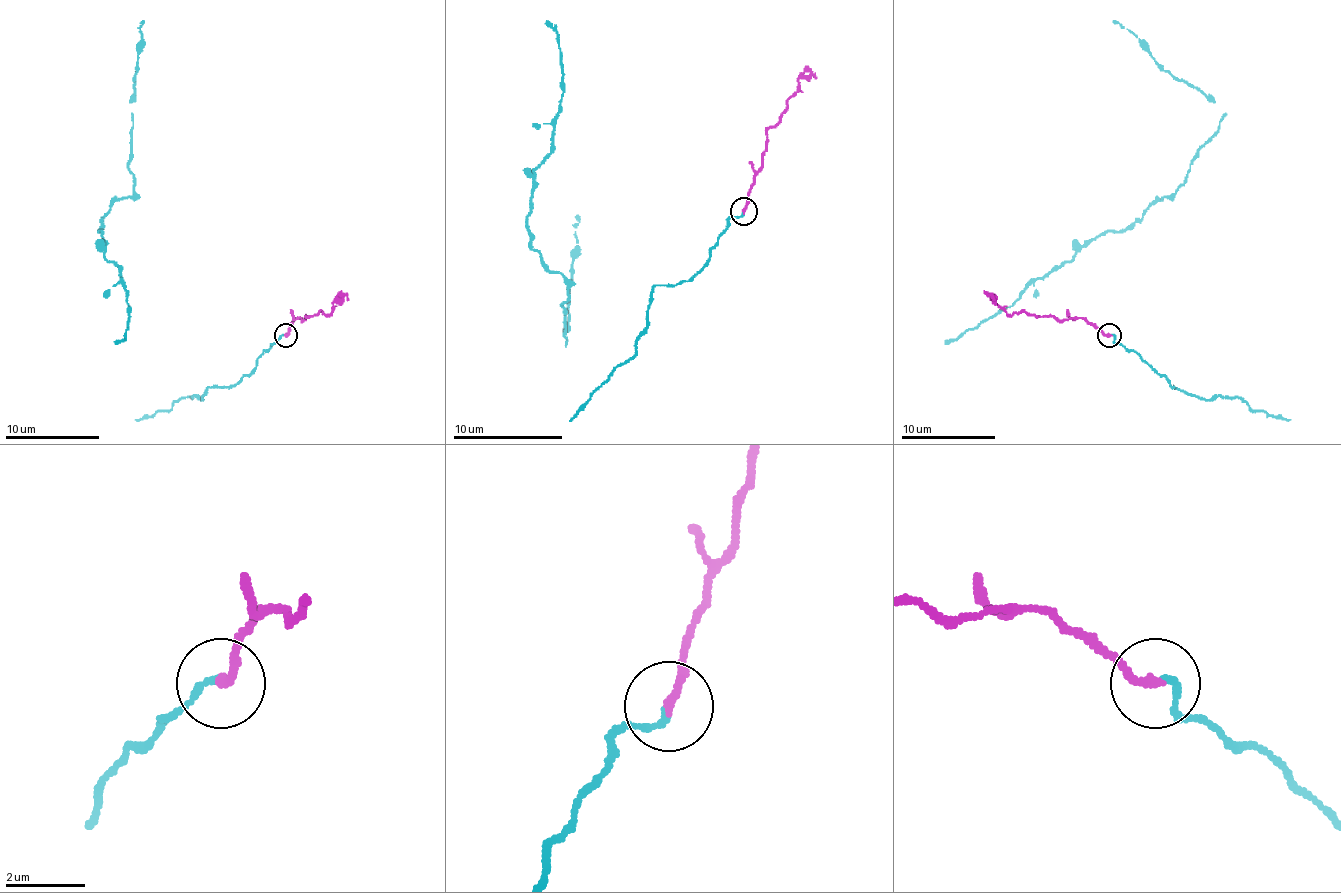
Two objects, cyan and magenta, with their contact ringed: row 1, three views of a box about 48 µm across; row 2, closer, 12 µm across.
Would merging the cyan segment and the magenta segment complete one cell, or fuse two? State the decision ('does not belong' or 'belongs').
does not belong

